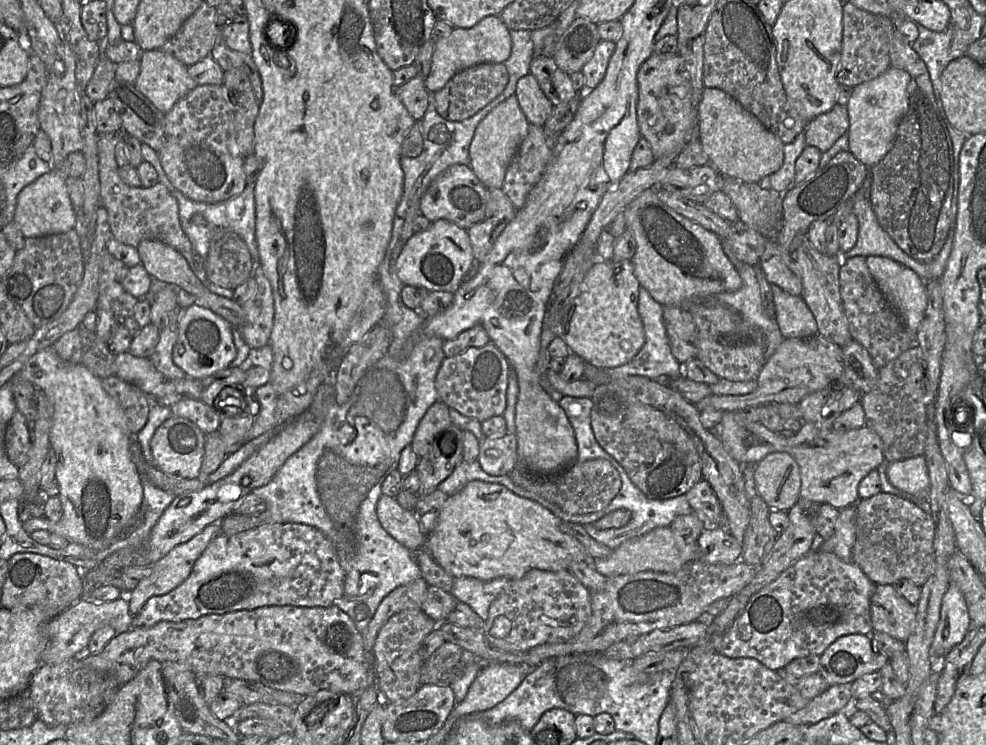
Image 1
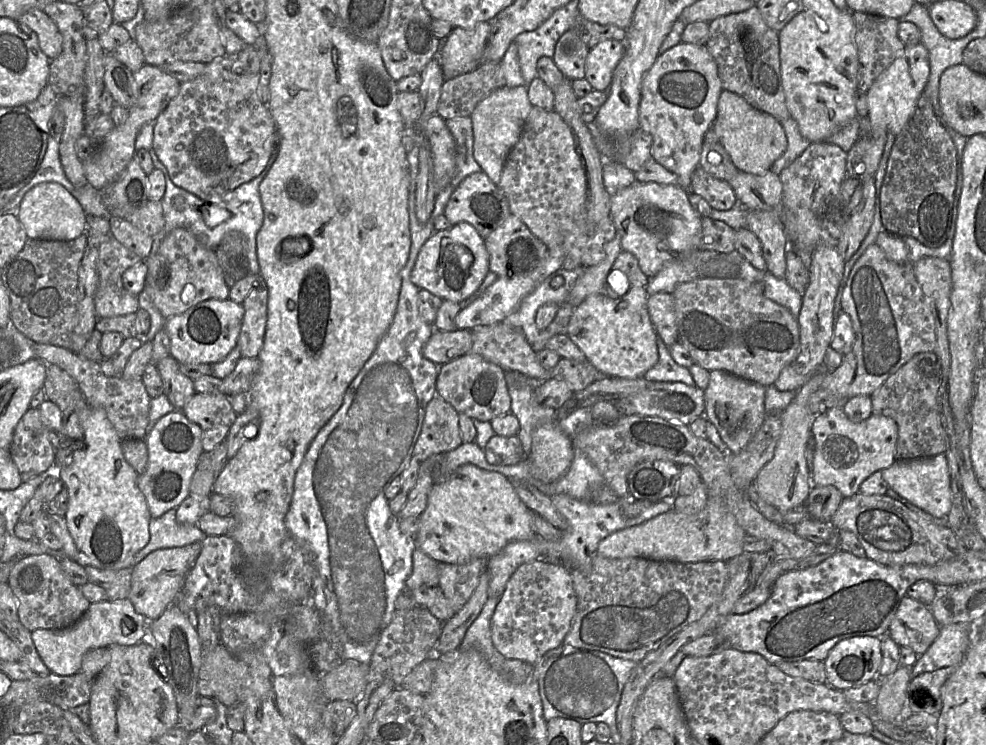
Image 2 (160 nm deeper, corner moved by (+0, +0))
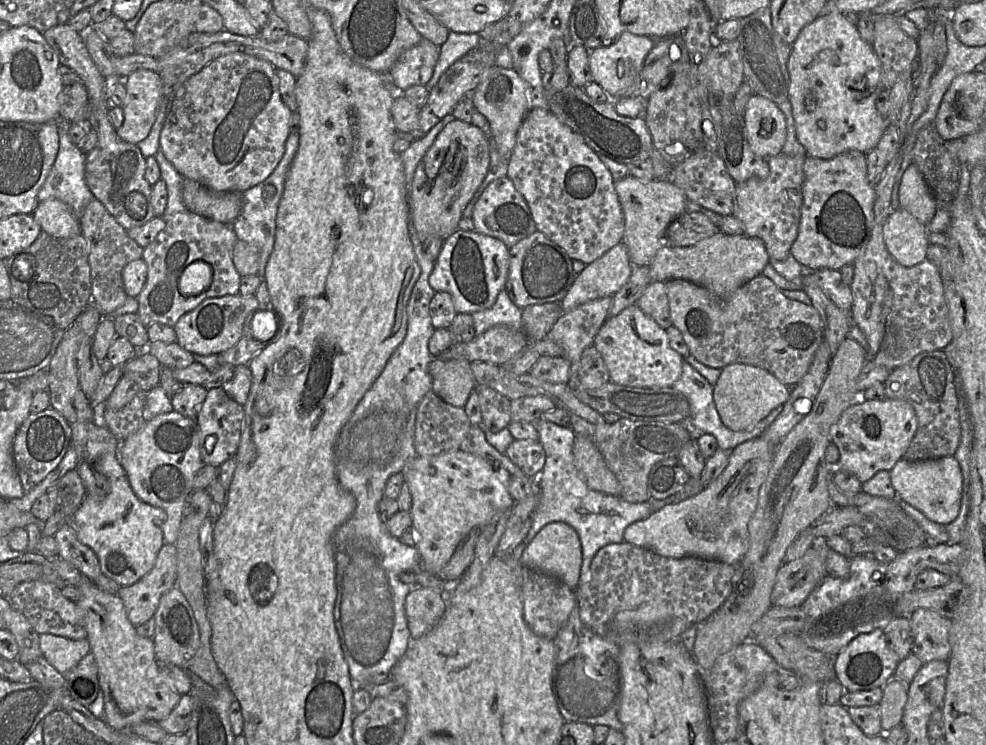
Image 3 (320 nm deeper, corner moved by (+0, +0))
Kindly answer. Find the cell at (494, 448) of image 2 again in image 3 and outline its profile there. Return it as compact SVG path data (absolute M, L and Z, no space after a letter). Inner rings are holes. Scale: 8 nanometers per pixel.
M515 439L507 448L505 455L523 473L535 479L545 464L546 454L539 441Z

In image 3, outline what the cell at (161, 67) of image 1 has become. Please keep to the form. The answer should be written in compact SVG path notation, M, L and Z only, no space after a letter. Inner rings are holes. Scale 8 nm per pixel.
M142 69L124 78L124 85L124 120L116 133L122 140L137 145L147 138L155 122L163 84L157 72Z

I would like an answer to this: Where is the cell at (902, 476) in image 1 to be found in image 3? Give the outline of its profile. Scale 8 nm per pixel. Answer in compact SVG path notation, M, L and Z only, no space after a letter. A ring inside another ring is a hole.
M954 456L921 461L908 461L902 458L889 473L897 497L919 510L929 520L948 525L958 516L962 474Z

